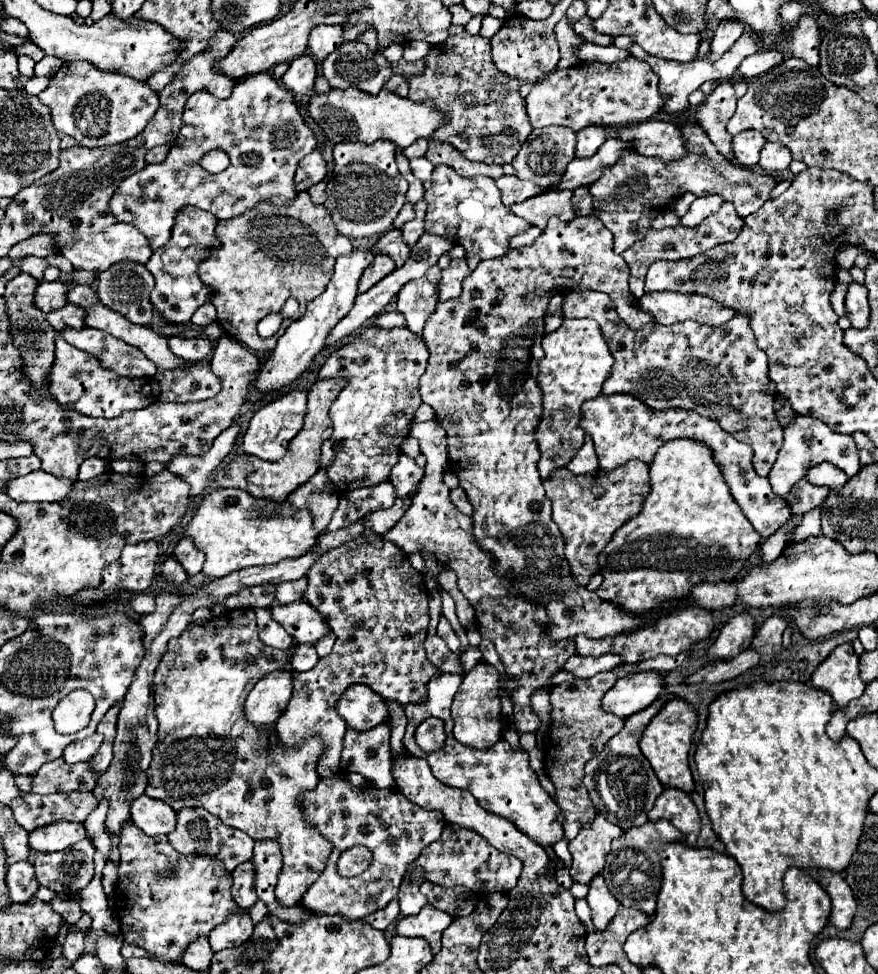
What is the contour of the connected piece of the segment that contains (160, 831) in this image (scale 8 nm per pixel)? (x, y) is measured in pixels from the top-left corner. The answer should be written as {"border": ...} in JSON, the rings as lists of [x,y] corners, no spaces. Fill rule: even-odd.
{"border":[[[140,796],[132,804],[132,822],[148,836],[168,836],[176,828],[176,812],[150,796]]]}

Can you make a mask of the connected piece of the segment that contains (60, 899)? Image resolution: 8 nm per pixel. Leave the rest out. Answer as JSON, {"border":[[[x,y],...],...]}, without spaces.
{"border":[[[56,896],[50,900],[52,908],[68,922],[68,924],[76,924],[76,920],[82,916],[82,910],[76,902],[76,898],[64,898],[64,896]]]}

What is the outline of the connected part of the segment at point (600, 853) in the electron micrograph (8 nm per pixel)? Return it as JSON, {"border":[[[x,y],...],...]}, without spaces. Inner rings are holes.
{"border":[[[596,814],[590,824],[584,824],[578,836],[568,842],[568,850],[572,854],[572,880],[588,884],[592,876],[600,874],[604,868],[604,856],[610,852],[612,840],[620,834],[622,830],[610,824],[602,814]]]}

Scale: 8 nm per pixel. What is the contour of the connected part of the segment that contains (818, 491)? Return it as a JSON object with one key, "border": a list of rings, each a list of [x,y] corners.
{"border":[[[802,478],[792,486],[792,494],[794,494],[794,500],[790,502],[790,508],[796,516],[802,516],[806,510],[820,506],[822,500],[830,494],[830,488],[810,484],[806,482],[806,478]]]}

